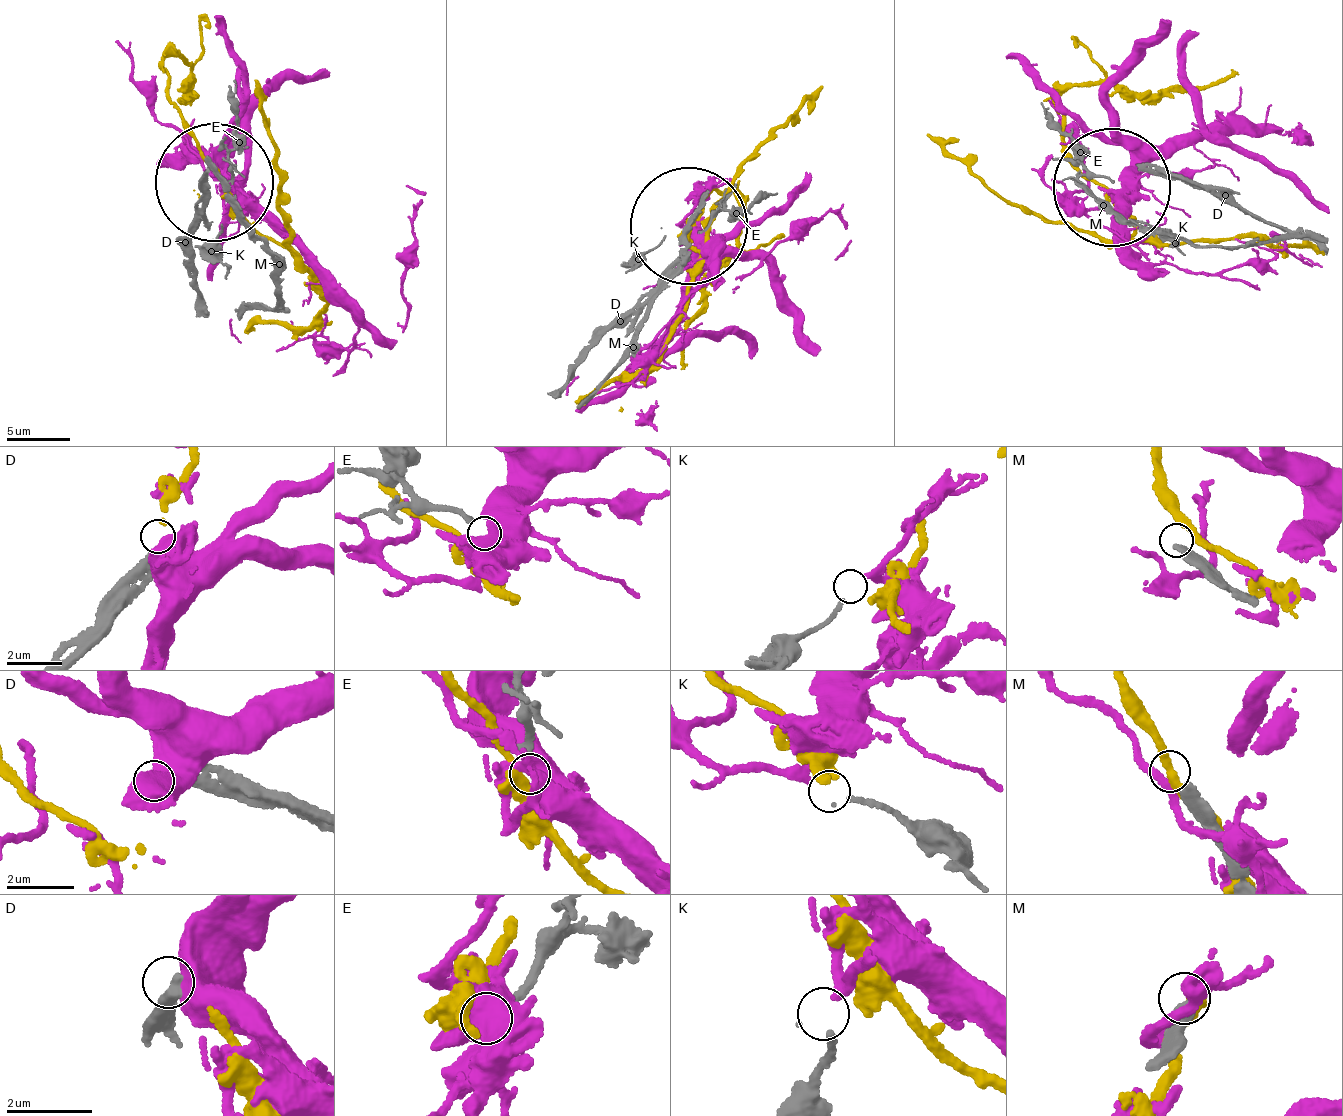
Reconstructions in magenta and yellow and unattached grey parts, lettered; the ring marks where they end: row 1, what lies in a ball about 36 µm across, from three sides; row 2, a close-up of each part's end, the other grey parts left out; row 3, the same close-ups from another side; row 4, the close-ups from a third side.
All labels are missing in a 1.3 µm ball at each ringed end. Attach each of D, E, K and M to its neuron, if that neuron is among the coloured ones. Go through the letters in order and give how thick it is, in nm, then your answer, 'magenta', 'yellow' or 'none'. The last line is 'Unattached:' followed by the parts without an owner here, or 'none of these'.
D: 320 nm thick; none
E: 200 nm thick; none
K: 60 nm thick; magenta
M: 320 nm thick; none
Unattached: D, E, M

